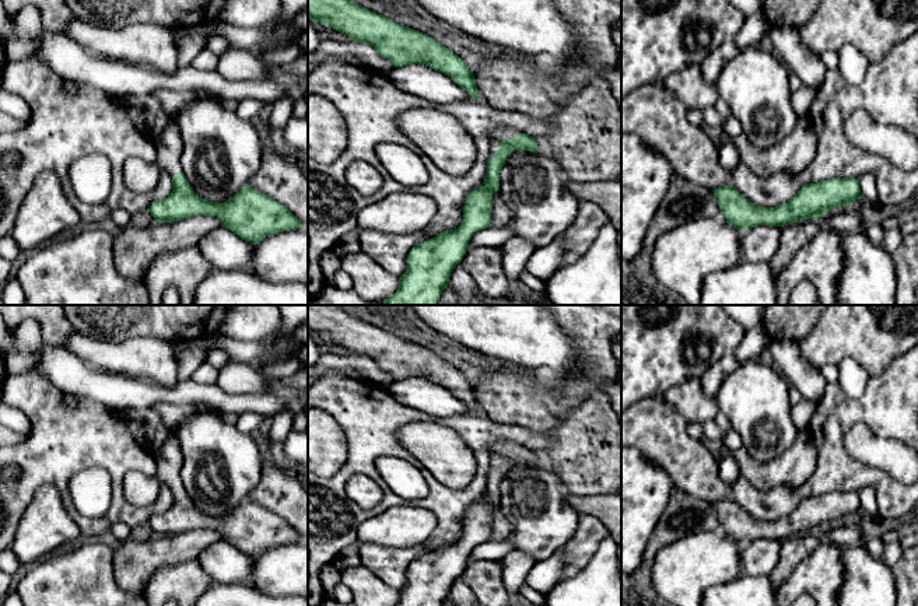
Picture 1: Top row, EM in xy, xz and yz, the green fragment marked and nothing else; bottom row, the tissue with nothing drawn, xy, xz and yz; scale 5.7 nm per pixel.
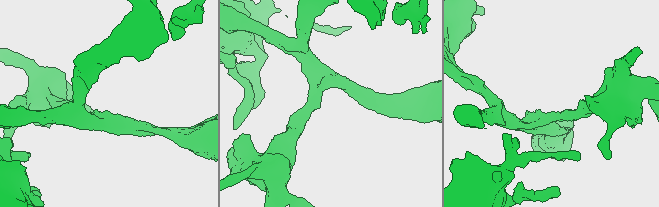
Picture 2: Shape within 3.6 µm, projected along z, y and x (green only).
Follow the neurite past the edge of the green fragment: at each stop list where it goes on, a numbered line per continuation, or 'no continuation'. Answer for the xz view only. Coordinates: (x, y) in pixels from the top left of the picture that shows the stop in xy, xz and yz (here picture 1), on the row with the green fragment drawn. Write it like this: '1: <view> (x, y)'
1: xz (503, 133)

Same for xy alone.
1: xy (168, 144)

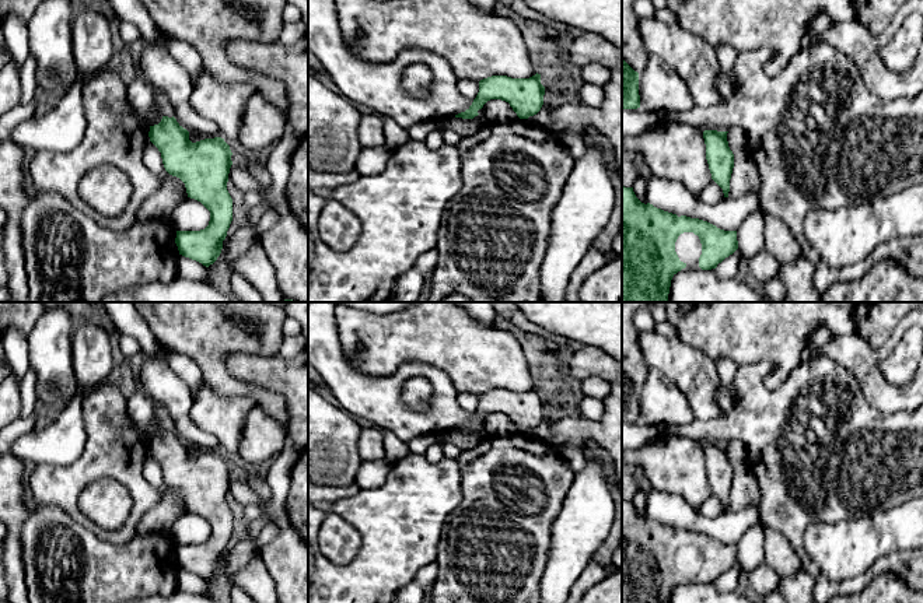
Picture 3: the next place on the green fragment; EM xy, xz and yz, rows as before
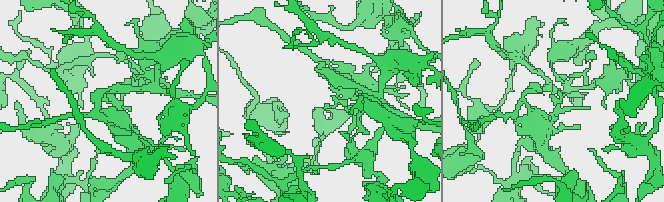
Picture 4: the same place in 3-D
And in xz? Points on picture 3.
no continuation

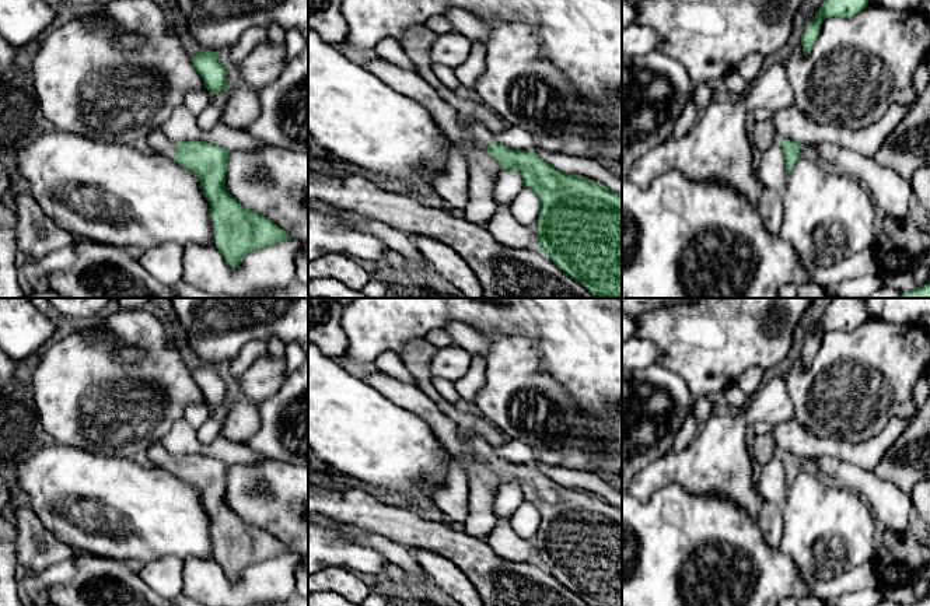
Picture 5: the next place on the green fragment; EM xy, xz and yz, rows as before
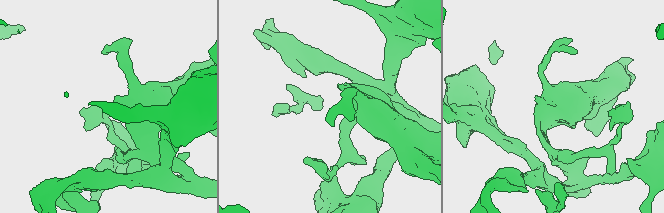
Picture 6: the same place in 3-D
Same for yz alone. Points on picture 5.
1: yz (807, 151)

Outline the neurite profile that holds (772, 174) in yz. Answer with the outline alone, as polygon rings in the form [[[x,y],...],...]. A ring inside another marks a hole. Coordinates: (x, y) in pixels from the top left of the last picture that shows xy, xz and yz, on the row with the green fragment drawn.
[[[773,144],[759,155],[758,178],[765,189],[782,192],[787,181],[786,160],[783,150]]]

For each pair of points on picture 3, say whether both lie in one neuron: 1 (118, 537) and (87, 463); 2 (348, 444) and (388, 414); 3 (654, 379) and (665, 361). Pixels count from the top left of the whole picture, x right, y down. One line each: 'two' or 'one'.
1: one
2: two
3: two

